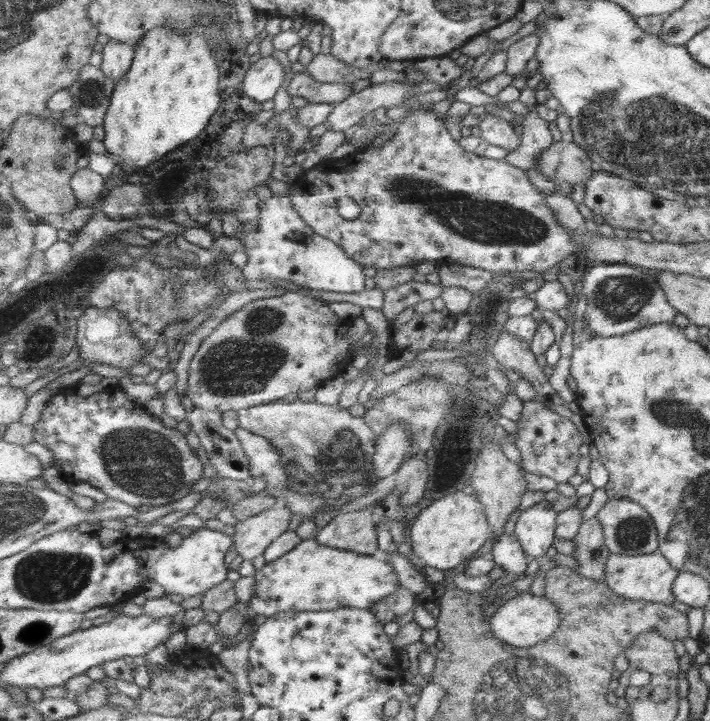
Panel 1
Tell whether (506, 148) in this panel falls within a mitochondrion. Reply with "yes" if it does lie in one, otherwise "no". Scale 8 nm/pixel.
no

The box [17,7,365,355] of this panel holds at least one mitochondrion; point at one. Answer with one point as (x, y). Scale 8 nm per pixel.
(91, 91)

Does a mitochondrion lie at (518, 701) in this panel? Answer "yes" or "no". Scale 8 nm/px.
yes

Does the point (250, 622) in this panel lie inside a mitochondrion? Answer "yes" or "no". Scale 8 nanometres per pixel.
no

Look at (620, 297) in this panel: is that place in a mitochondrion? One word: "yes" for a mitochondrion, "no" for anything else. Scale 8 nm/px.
yes

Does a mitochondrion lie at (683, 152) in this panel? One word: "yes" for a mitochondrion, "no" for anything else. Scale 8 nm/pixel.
yes

